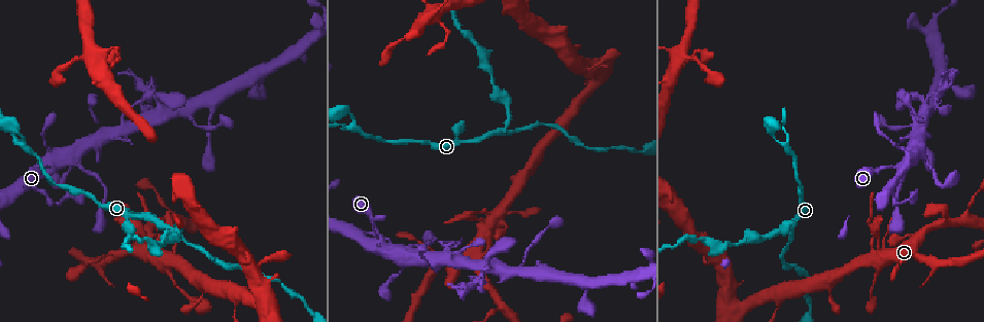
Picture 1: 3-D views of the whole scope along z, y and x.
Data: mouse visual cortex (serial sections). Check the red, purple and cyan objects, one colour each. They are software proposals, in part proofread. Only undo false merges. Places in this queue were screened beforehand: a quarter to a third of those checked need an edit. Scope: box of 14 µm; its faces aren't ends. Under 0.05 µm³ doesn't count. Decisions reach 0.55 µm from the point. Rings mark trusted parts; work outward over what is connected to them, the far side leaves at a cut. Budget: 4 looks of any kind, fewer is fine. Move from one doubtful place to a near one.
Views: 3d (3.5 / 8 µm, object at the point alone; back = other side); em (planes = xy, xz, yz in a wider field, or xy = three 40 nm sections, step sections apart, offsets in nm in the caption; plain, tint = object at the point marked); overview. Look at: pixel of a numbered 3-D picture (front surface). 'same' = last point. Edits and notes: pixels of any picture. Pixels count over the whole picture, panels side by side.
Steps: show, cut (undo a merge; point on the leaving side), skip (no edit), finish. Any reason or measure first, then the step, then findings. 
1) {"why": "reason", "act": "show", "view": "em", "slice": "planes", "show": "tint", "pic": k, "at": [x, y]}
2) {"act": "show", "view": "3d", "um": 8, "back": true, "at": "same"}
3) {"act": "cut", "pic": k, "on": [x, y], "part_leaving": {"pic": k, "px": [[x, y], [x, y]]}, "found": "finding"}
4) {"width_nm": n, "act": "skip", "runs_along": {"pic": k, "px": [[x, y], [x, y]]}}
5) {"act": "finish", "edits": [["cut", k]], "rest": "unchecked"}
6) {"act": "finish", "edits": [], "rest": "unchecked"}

{"why": "thin neck", "act": "show", "view": "3d", "um": 3.5, "pic": 1, "at": [831, 296]}

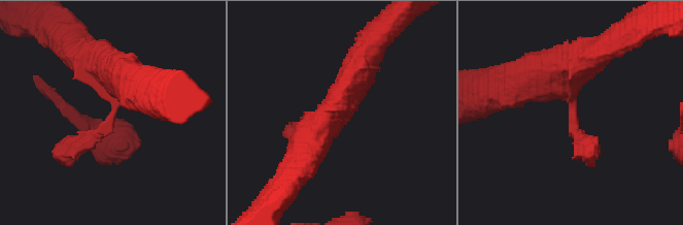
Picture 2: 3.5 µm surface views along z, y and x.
{"act": "skip", "runs_along": {"pic": 2, "px": [[90, 60], [115, 110], [62, 155]]}, "found": "continuous, no second cell"}

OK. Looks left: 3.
{"act": "show", "view": "3d", "um": 8, "pic": 1, "at": [901, 164]}

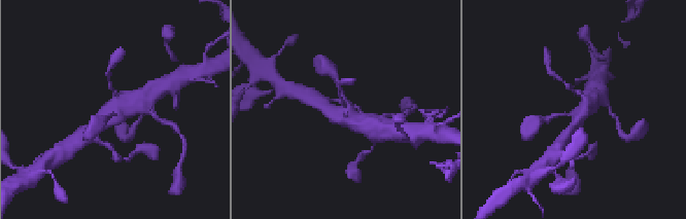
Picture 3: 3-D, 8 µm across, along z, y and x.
{"act": "show", "view": "em", "slice": "xy", "step": 5, "show": "tint", "pic": 3, "at": [121, 112]}

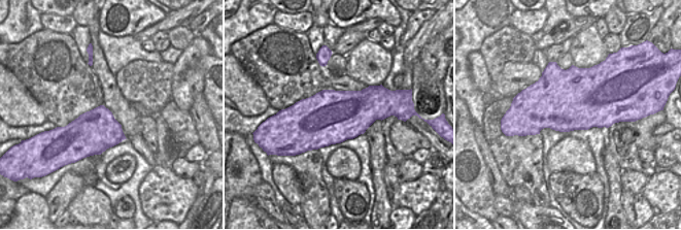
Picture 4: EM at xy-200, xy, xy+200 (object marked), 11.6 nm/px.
{"act": "skip", "runs_along": {"pic": 3, "px": [[339, 88], [349, 114], [372, 126]]}, "found": "one cell here"}

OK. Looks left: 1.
{"act": "finish", "edits": [], "rest": "unchecked"}

